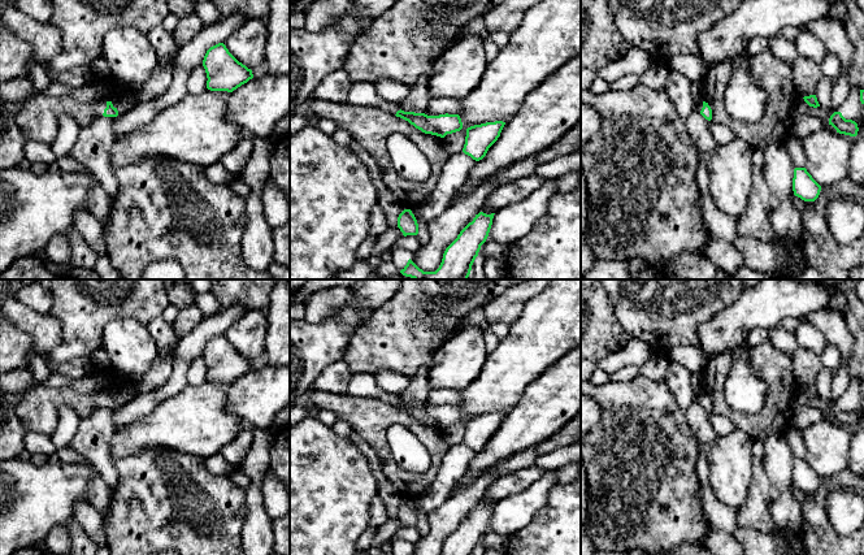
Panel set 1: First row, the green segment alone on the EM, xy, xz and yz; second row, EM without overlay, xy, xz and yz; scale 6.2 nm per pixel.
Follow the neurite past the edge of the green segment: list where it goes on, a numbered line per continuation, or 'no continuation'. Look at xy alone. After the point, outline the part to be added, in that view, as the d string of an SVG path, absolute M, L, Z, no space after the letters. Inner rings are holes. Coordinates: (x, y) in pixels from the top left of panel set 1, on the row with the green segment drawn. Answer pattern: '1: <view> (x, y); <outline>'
1: xy (100, 104); M99 99L95 101L95 110L96 110L97 117L103 116L105 108L107 108L105 100Z

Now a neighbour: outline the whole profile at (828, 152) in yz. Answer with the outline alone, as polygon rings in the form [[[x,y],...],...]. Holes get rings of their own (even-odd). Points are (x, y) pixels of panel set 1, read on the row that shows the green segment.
[[[822,127],[802,140],[806,169],[821,187],[832,187],[848,177],[854,136]]]

